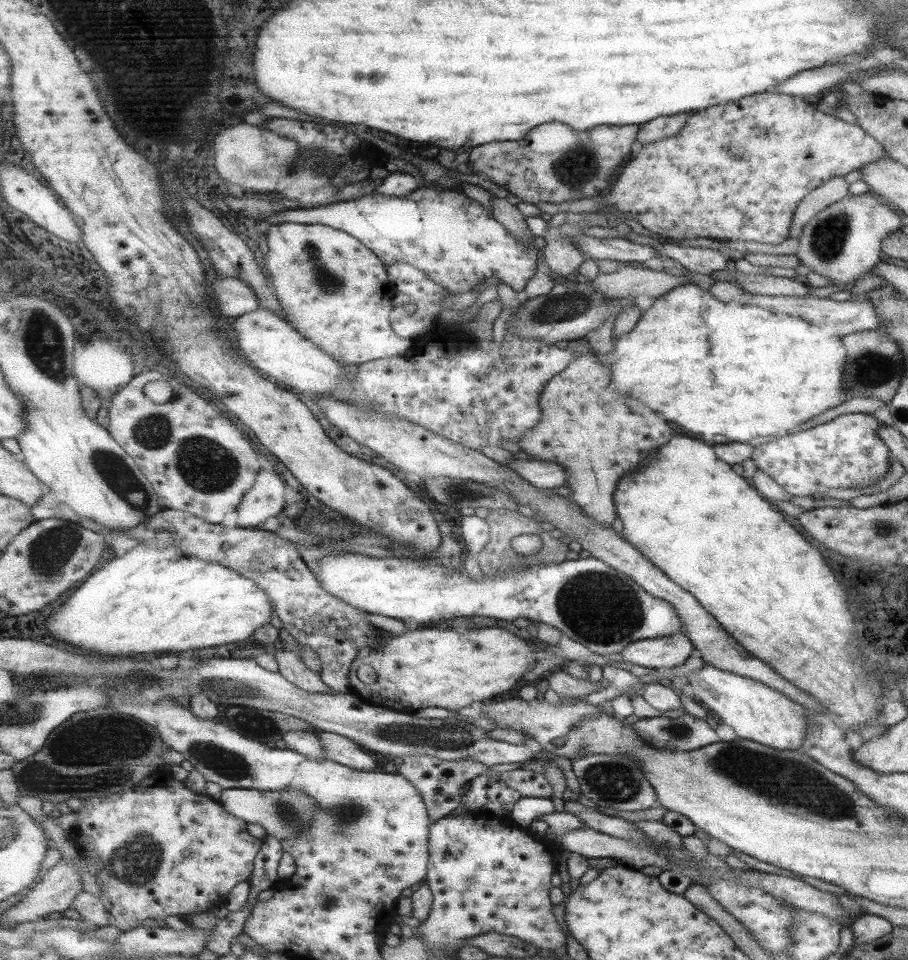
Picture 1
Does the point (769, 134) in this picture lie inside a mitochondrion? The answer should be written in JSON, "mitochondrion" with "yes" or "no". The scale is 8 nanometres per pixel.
{"mitochondrion":"yes"}

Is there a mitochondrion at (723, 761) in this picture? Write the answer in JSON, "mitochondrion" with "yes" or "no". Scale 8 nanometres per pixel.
{"mitochondrion":"yes"}

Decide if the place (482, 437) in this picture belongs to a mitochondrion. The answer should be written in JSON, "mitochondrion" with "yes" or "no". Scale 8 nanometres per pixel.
{"mitochondrion":"no"}

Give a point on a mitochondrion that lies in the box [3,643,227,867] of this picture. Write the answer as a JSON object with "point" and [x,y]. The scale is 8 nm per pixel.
{"point":[39,705]}

